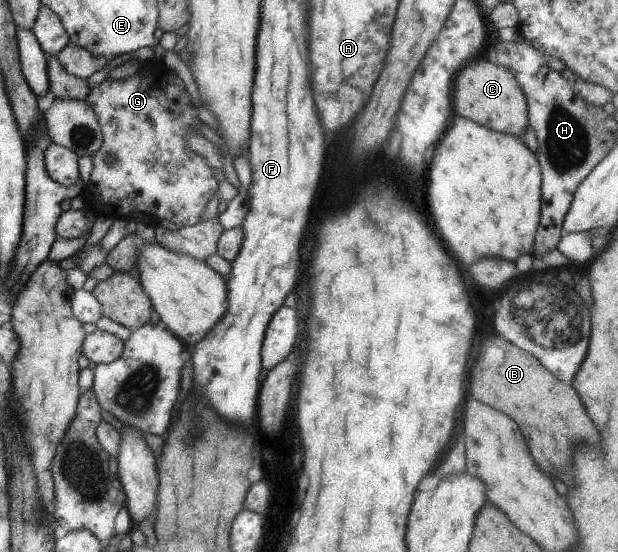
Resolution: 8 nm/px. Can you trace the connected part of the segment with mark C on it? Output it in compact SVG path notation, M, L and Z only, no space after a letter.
M481 55L467 62L458 72L453 78L451 92L454 114L501 134L521 136L528 126L527 105L512 72L499 64L490 63Z

